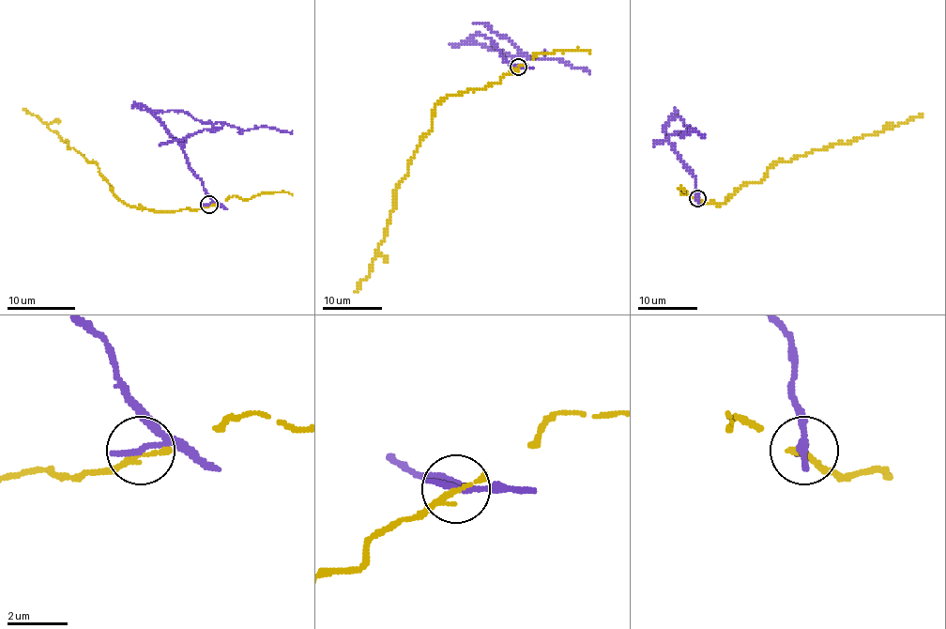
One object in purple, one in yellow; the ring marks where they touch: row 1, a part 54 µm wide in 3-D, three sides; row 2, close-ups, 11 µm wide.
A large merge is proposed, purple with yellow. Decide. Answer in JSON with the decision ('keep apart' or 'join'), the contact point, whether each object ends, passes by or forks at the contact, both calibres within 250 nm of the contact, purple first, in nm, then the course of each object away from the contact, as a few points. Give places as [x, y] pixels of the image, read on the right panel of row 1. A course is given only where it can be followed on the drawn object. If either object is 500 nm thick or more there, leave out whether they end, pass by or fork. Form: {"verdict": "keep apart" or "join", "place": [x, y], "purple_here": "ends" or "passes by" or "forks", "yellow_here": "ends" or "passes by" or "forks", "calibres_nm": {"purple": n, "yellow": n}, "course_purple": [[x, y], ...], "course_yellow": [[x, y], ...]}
{"verdict": "keep apart", "place": [697, 198], "purple_here": "passes by", "yellow_here": "ends", "calibres_nm": {"purple": 160, "yellow": 220}, "course_purple": [[698, 198], [694, 176], [668, 140], [665, 125], [678, 115], [689, 128], [687, 130], [676, 132], [653, 147]], "course_yellow": [[698, 198], [719, 204], [738, 188], [760, 180], [778, 161], [788, 162], [814, 148], [923, 115]]}

